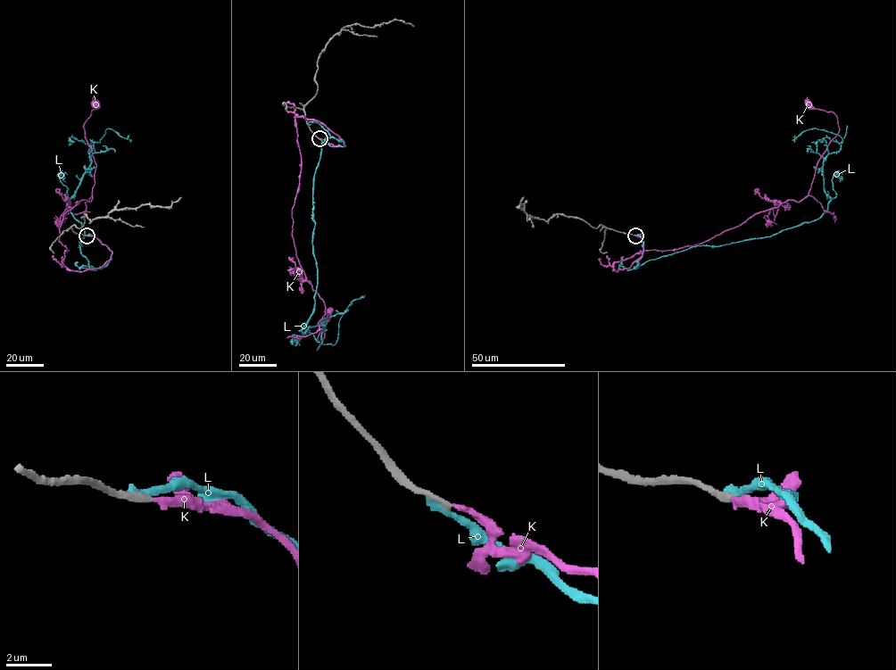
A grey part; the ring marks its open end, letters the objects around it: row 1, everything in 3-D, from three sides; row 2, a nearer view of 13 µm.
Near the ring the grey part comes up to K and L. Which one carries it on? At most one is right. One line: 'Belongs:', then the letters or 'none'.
Belongs: none

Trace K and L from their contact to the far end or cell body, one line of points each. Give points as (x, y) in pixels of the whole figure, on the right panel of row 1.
K: (635, 235), (642, 255), (617, 271), (635, 254), (695, 245), (804, 198), (839, 128), (833, 112), (808, 105)
L: (634, 235), (643, 244), (636, 268), (817, 219), (831, 198), (824, 159), (842, 139), (810, 128), (792, 140)

